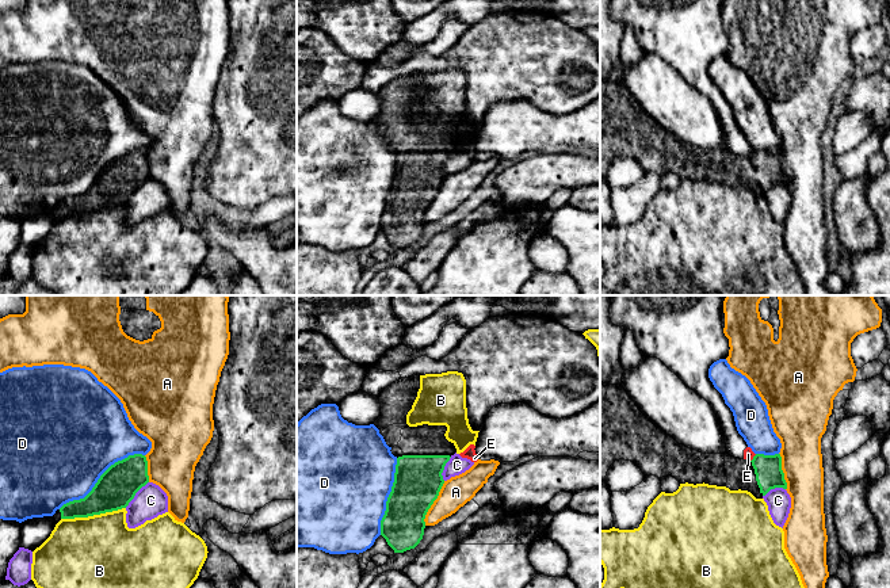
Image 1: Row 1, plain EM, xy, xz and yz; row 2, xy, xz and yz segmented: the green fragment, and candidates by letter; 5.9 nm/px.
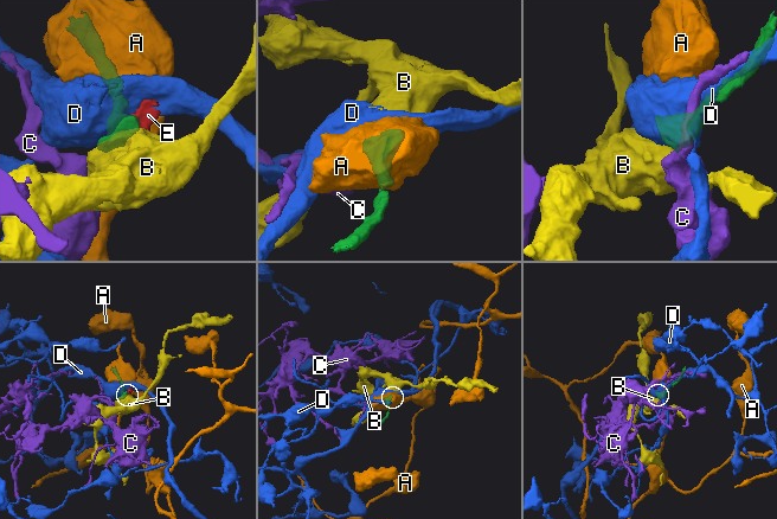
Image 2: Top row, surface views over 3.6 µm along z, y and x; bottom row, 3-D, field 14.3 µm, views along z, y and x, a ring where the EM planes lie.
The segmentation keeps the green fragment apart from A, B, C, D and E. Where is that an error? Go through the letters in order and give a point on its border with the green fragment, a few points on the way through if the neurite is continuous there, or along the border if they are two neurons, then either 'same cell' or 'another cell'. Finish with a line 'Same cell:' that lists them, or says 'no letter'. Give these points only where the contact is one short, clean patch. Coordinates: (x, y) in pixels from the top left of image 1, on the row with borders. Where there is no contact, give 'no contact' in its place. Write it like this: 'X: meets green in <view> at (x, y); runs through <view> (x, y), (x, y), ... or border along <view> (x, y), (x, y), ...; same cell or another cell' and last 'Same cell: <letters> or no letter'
A: meets green in xz at (432, 503); another cell
B: meets green in xy at (92, 515); another cell
C: meets green in xy at (134, 495); another cell
D: meets green in xy at (100, 477); another cell
E: meets green in yz at (753, 458); border along yz (756, 454), (751, 461); another cell
Same cell: no letter

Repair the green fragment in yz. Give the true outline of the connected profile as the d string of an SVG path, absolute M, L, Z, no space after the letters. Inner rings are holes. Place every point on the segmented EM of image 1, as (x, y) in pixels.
M600 382L600 480L604 481L610 466L619 459L634 462L645 476L658 478L672 476L680 484L708 484L726 486L730 490L748 490L753 496L765 496L771 489L787 489L782 470L780 454L756 454L752 461L729 454L702 454L679 444L673 438L656 427L629 397L620 385Z

